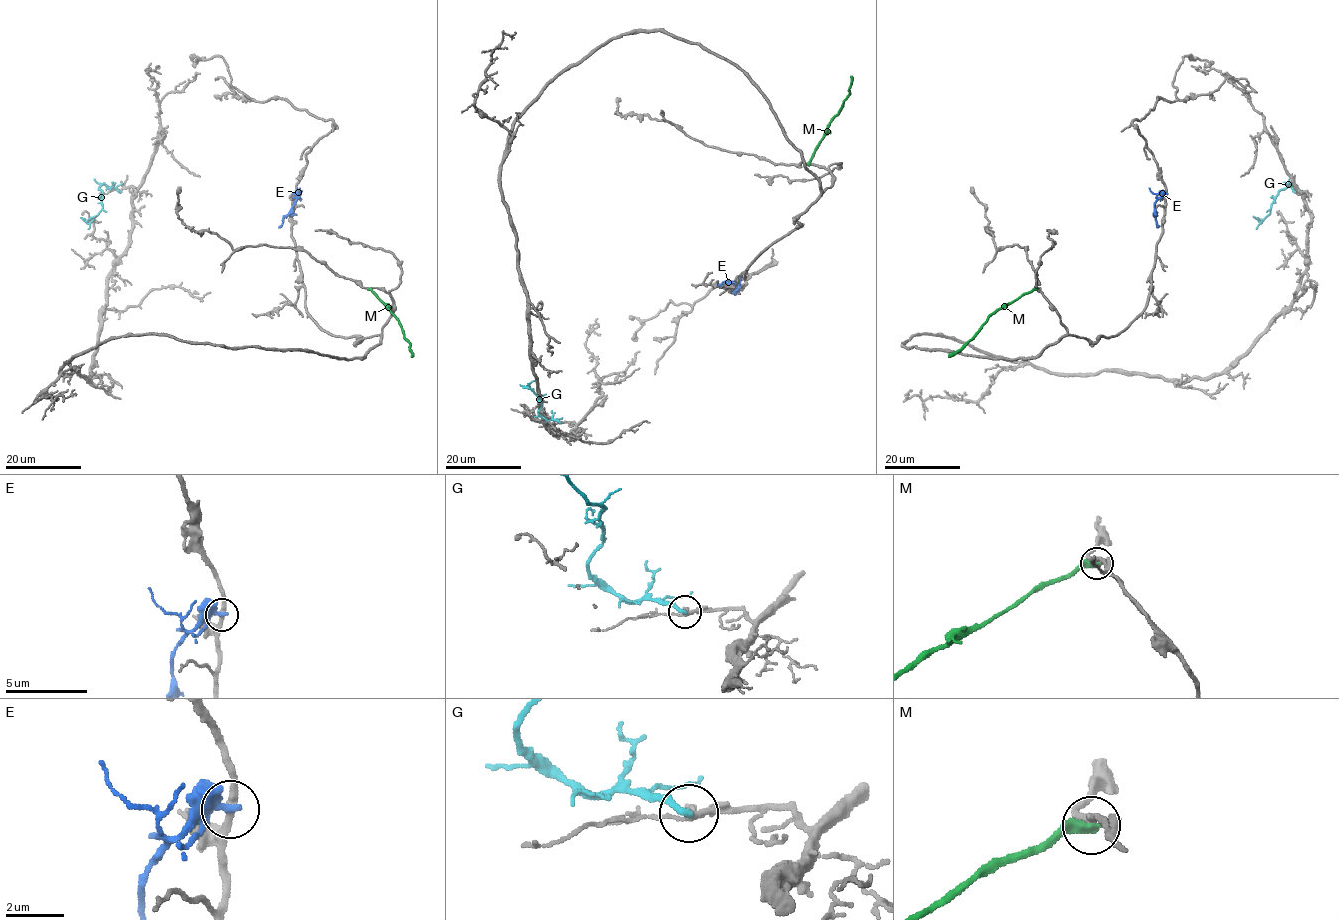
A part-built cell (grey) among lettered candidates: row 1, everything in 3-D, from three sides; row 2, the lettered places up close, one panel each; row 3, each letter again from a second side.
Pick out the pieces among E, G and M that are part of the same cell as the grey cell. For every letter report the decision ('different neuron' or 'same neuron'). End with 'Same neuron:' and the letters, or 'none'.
E: different neuron
G: same neuron
M: different neuron
Same neuron: G

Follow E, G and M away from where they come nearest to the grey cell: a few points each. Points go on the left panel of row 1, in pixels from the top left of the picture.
E: (296, 194), (298, 198), (279, 227)
G: (121, 191), (104, 185), (98, 188), (102, 192), (102, 207), (91, 221), (86, 221), (95, 217)
M: (369, 288), (401, 325), (403, 337), (410, 343), (411, 356)

